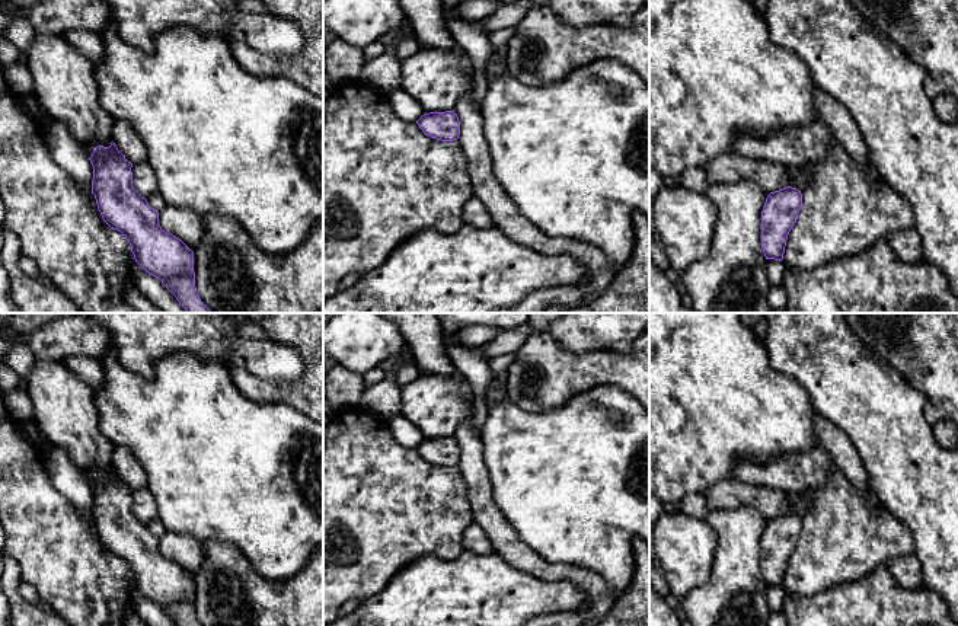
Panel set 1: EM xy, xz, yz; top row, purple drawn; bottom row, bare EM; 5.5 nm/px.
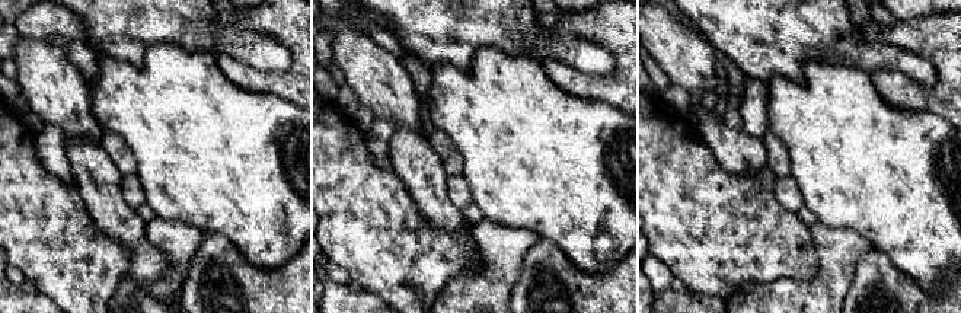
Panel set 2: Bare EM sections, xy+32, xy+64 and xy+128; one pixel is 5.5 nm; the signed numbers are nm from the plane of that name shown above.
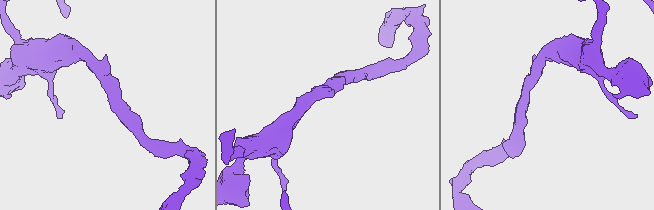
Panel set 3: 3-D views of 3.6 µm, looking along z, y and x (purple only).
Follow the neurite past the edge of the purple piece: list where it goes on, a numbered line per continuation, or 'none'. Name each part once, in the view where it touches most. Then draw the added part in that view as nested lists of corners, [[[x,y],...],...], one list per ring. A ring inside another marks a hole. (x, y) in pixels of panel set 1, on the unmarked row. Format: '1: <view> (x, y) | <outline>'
none

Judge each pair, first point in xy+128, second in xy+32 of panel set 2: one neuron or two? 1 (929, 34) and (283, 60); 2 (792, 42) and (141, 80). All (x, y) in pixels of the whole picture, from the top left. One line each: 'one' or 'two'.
1: two
2: two

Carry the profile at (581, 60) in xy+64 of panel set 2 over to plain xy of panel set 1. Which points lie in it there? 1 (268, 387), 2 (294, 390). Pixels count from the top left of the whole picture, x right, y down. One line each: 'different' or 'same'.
1: different
2: different

